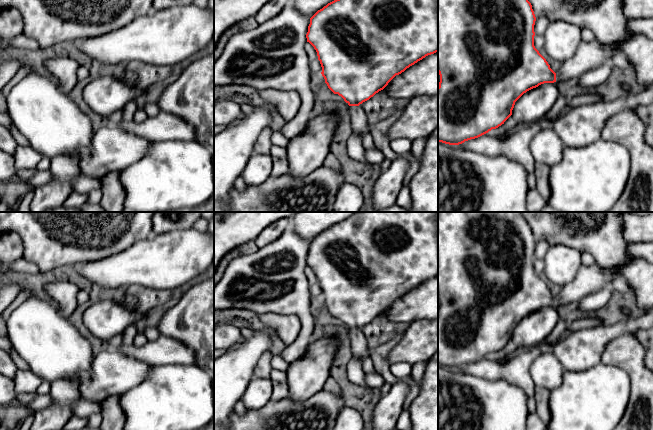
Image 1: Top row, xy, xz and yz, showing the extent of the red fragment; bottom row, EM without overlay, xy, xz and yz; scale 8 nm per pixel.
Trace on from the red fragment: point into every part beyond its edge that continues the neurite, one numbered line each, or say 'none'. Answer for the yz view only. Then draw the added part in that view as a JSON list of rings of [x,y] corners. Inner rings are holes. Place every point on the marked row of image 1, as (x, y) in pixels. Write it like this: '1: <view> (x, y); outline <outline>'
1: yz (589, 55); outline [[[596,39],[591,42],[580,42],[573,57],[562,63],[556,72],[556,82],[580,77],[585,72],[604,63],[610,63],[619,51],[608,48]]]

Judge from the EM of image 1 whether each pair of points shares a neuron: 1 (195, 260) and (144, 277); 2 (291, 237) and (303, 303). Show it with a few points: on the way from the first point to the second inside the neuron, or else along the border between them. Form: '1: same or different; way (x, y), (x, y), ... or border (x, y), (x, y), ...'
1: same; way (182, 260), (160, 261), (157, 264)
2: same; way (297, 253), (299, 256), (298, 287)

